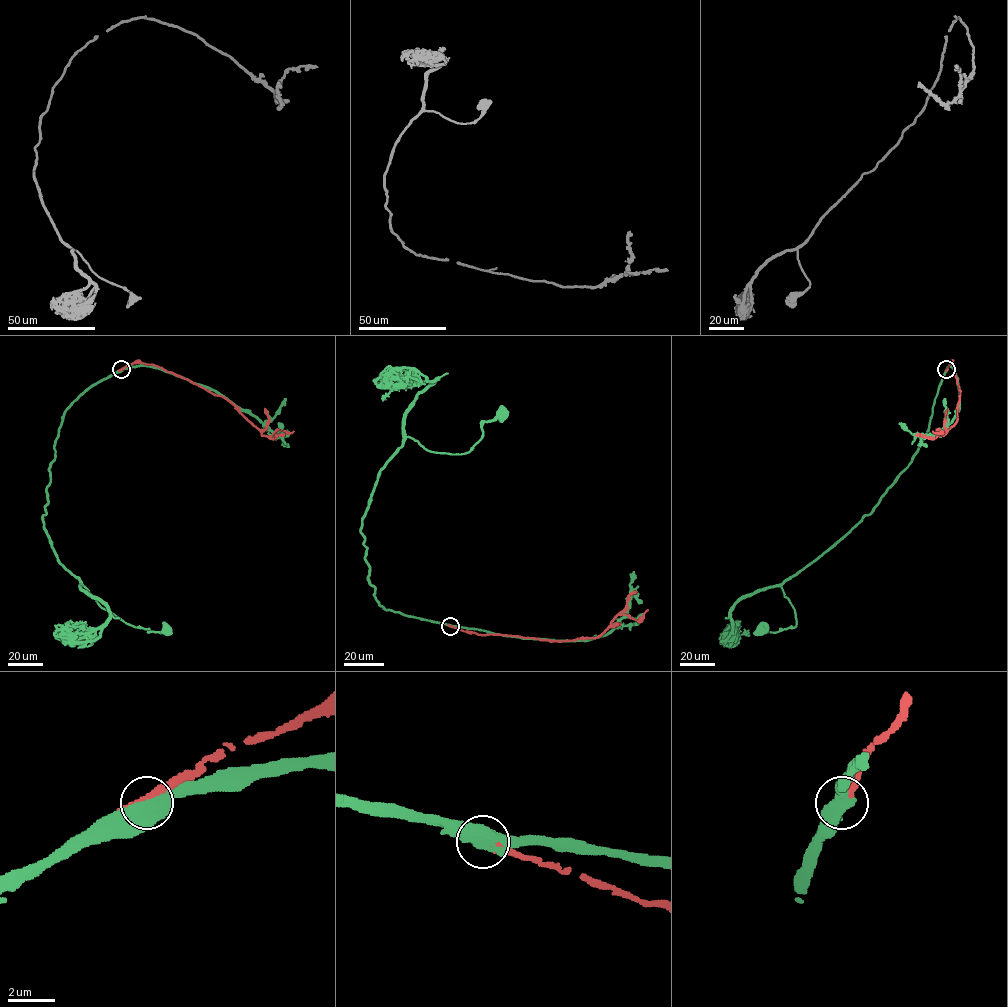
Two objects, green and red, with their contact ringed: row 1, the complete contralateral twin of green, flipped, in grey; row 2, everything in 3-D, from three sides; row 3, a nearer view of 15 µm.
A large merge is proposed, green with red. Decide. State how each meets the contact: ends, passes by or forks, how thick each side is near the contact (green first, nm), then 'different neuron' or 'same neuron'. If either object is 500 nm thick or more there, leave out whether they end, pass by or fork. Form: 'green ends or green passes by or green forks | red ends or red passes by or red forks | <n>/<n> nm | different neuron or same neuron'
550/360 nm | different neuron

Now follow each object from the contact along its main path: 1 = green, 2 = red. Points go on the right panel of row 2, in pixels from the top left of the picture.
1: (946, 370), (926, 437), (912, 461), (870, 514), (781, 585), (795, 611), (796, 625), (779, 631), (761, 630)
2: (946, 370), (954, 365), (960, 395), (957, 421), (943, 435), (937, 436), (938, 429), (941, 432), (933, 431)

